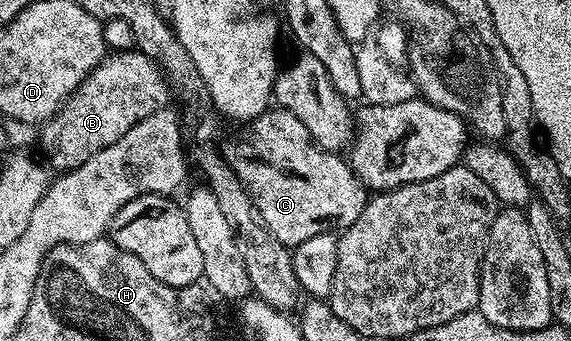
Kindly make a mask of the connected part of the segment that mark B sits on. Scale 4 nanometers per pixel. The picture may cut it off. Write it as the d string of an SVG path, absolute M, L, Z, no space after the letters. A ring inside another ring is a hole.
M124 51L113 52L116 53L113 57L112 54L105 56L39 130L40 145L48 152L53 170L77 169L90 155L98 155L110 143L118 143L130 127L169 104L170 86L162 70L145 53L120 52Z

